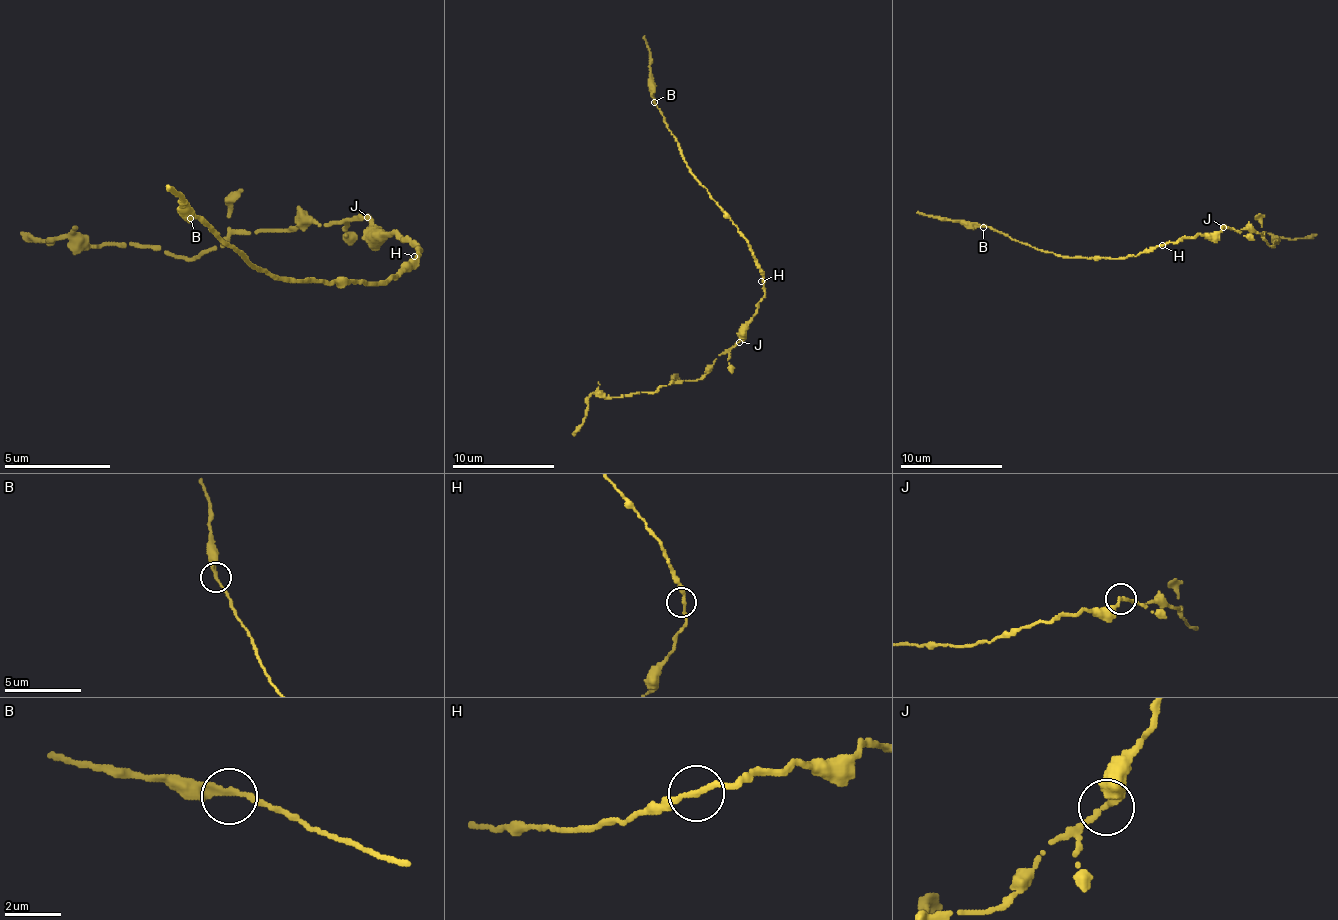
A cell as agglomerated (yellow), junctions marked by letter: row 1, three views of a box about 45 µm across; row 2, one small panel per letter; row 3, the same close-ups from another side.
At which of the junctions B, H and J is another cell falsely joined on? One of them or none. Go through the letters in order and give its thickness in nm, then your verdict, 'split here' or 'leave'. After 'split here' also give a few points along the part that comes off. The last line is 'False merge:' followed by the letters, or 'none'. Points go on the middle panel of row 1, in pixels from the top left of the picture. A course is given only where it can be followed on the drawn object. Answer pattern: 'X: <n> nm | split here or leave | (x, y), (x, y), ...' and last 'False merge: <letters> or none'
B: 240 nm | leave
H: 240 nm | leave
J: 280 nm | leave
False merge: none

